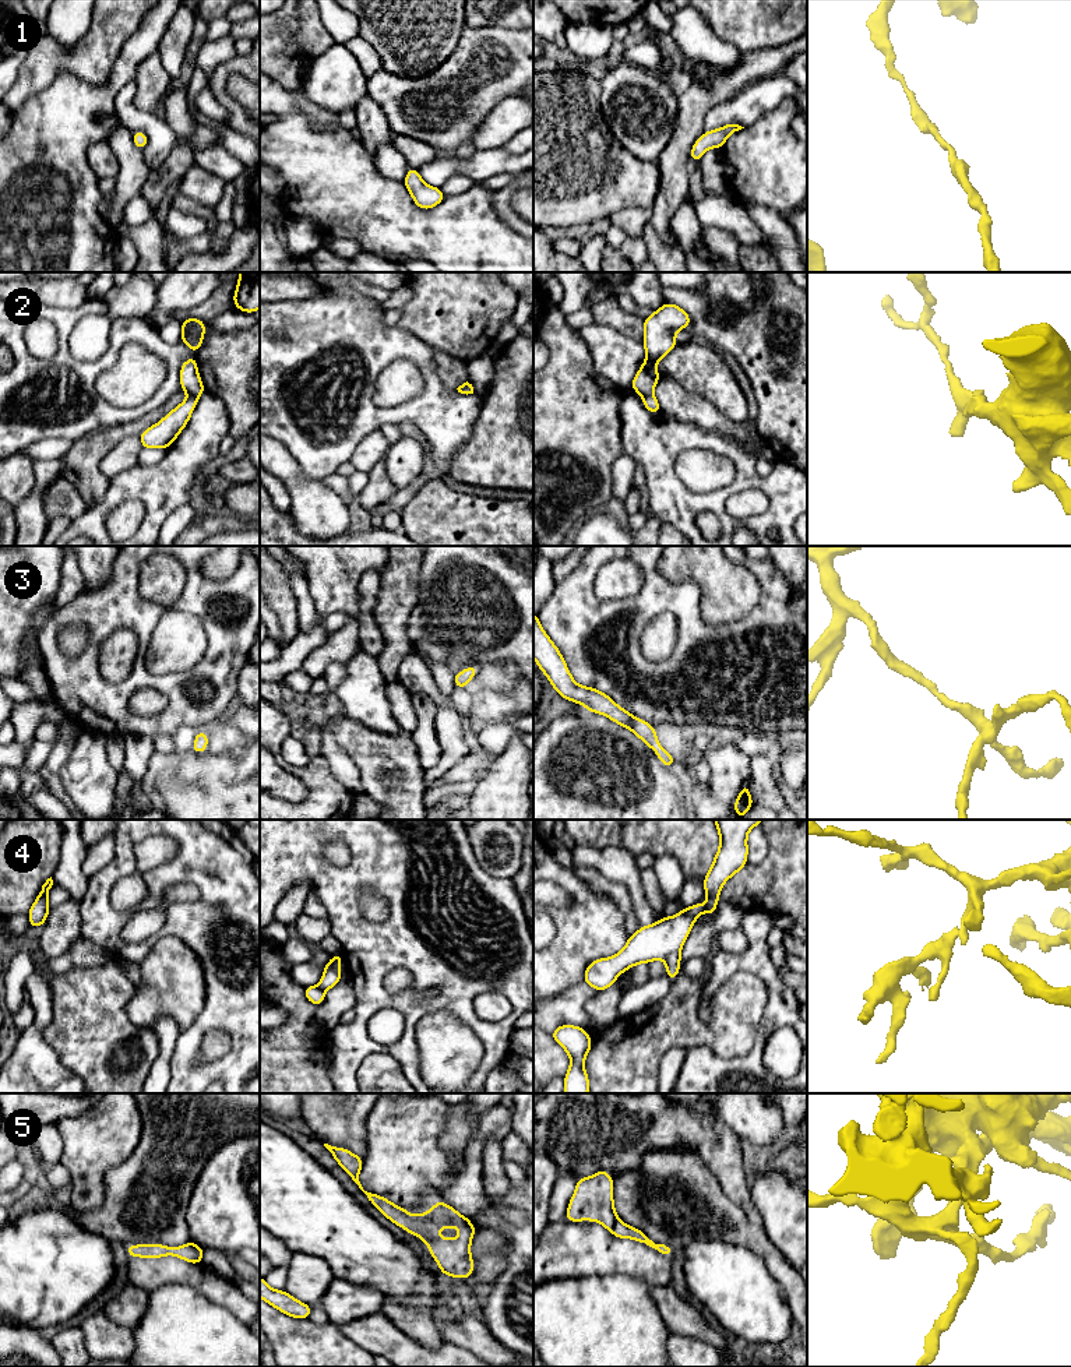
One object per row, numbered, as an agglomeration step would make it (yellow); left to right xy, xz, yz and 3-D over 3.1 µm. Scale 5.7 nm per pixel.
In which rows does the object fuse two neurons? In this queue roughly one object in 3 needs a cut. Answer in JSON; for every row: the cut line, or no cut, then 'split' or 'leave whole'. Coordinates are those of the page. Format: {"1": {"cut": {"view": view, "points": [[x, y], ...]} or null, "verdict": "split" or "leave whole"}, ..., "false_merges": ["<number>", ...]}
{"1": {"cut": null, "verdict": "leave whole"}, "2": {"cut": {"view": "yz", "points": [[652, 393], [644, 397]]}, "verdict": "split"}, "3": {"cut": null, "verdict": "leave whole"}, "4": {"cut": {"view": "xz", "points": [[317, 986], [324, 990]]}, "verdict": "split"}, "5": {"cut": null, "verdict": "leave whole"}, "false_merges": ["2", "4"]}

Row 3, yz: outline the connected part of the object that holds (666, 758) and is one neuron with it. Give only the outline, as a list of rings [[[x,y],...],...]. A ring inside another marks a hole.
[[[533,613],[533,659],[560,697],[578,702],[584,705],[586,711],[605,715],[617,725],[630,729],[655,751],[665,767],[670,768],[676,762],[673,755],[659,746],[652,725],[644,719],[635,718],[602,691],[579,686],[574,681],[559,648],[542,628],[538,613]]]

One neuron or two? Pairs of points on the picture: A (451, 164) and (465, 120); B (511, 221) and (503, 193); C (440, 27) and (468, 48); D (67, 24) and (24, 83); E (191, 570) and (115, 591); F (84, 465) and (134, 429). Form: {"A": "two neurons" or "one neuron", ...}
{"A": "two neurons", "B": "one neuron", "C": "two neurons", "D": "two neurons", "E": "one neuron", "F": "one neuron"}

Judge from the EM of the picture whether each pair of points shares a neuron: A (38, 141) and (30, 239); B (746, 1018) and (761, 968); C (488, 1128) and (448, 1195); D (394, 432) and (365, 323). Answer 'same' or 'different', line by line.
A: same
B: different
C: same
D: different

